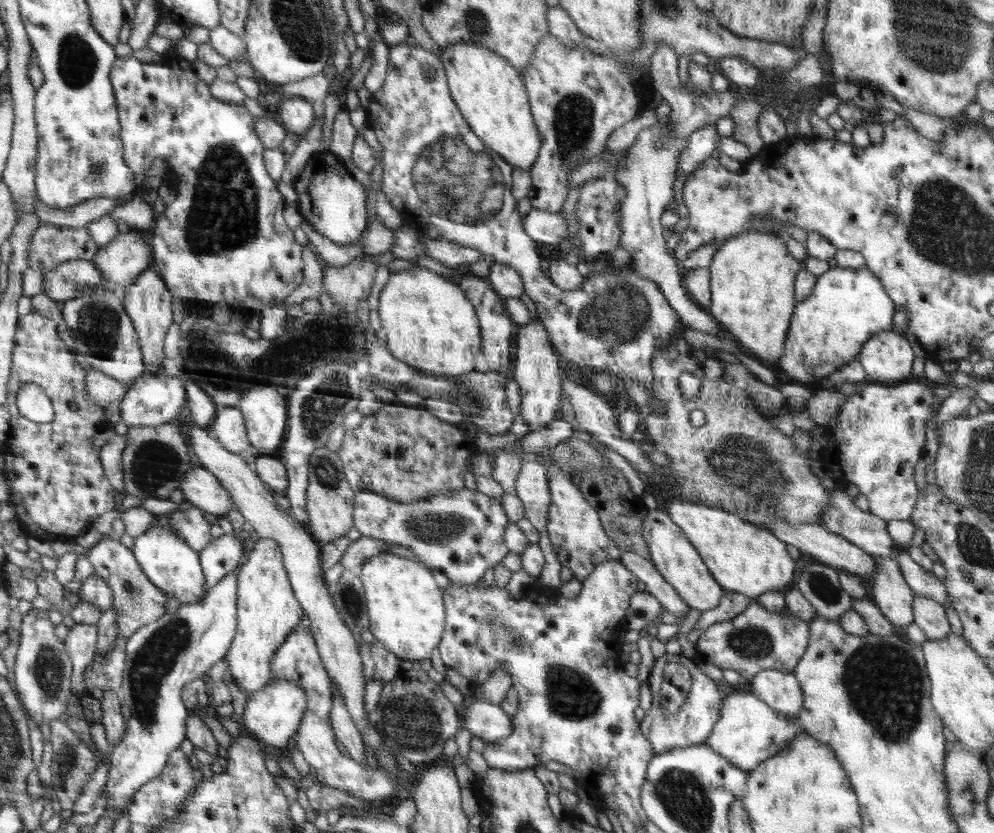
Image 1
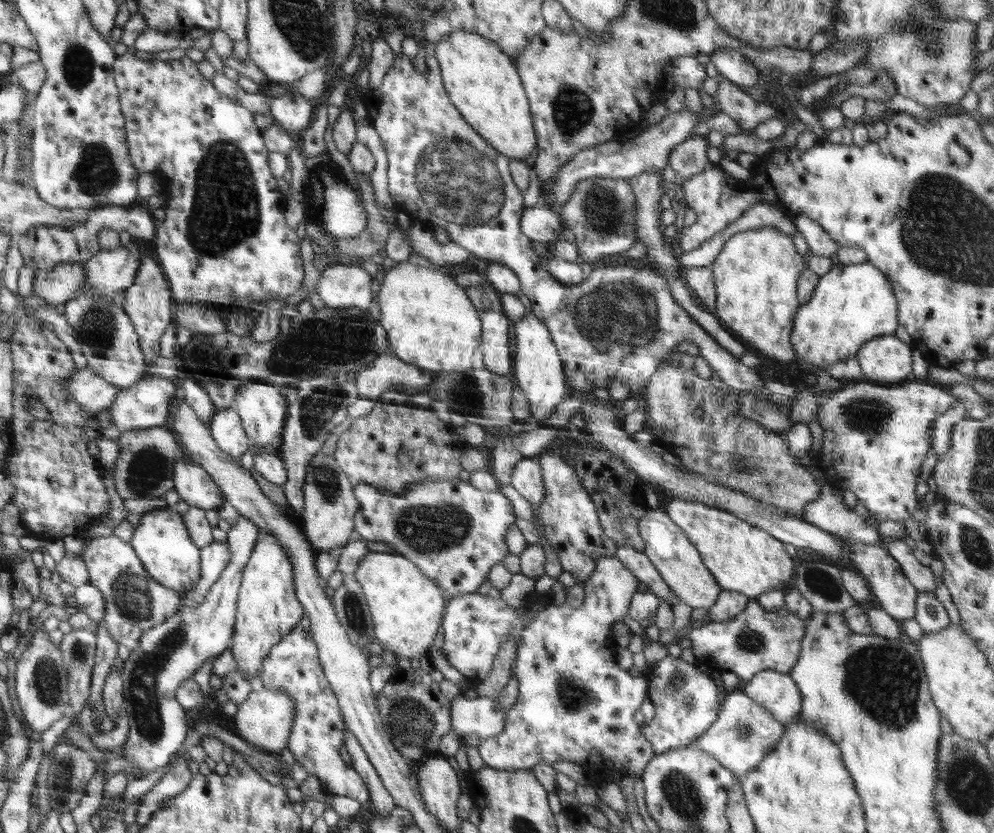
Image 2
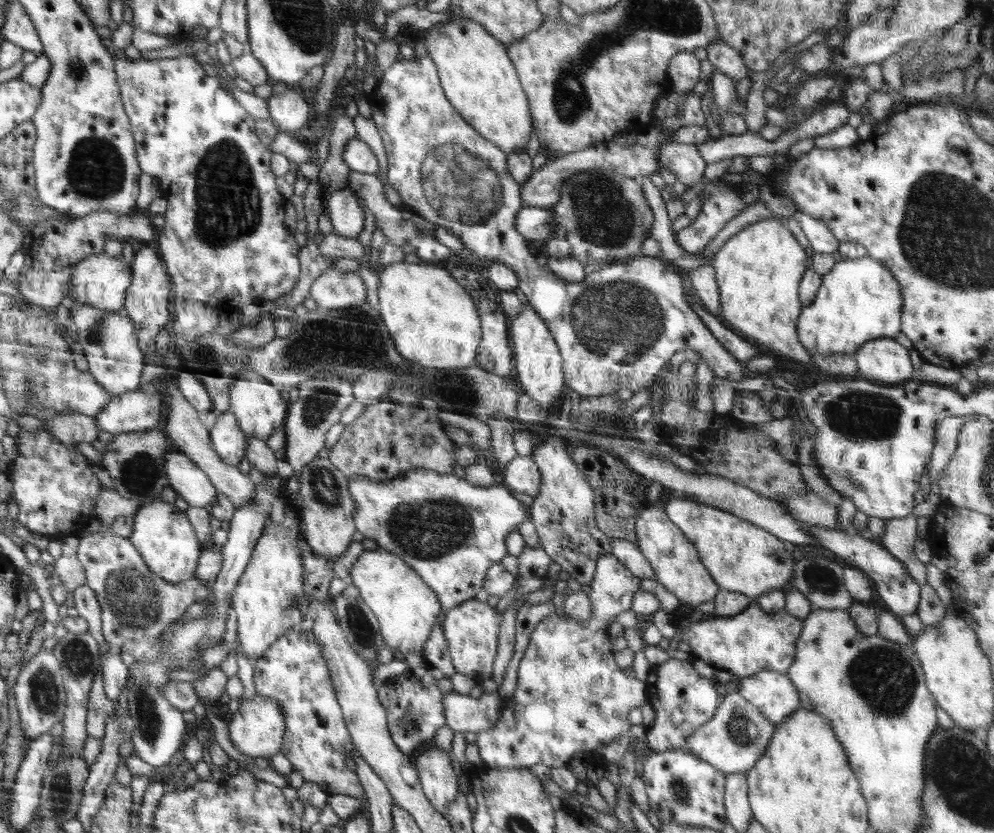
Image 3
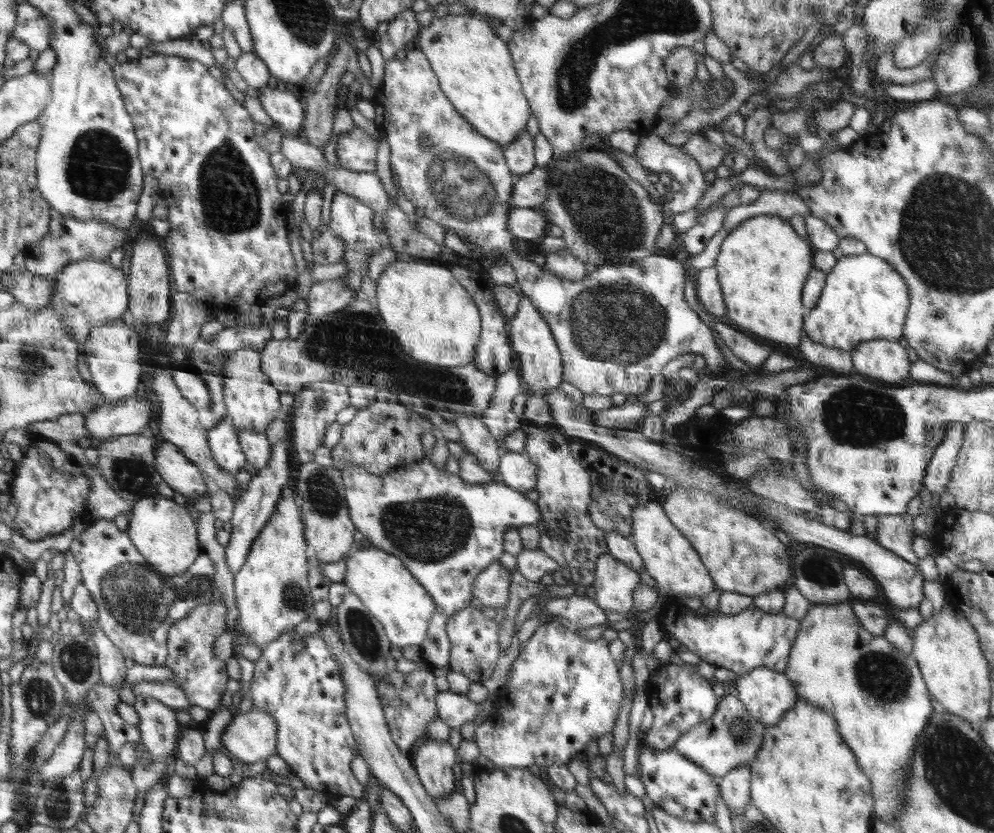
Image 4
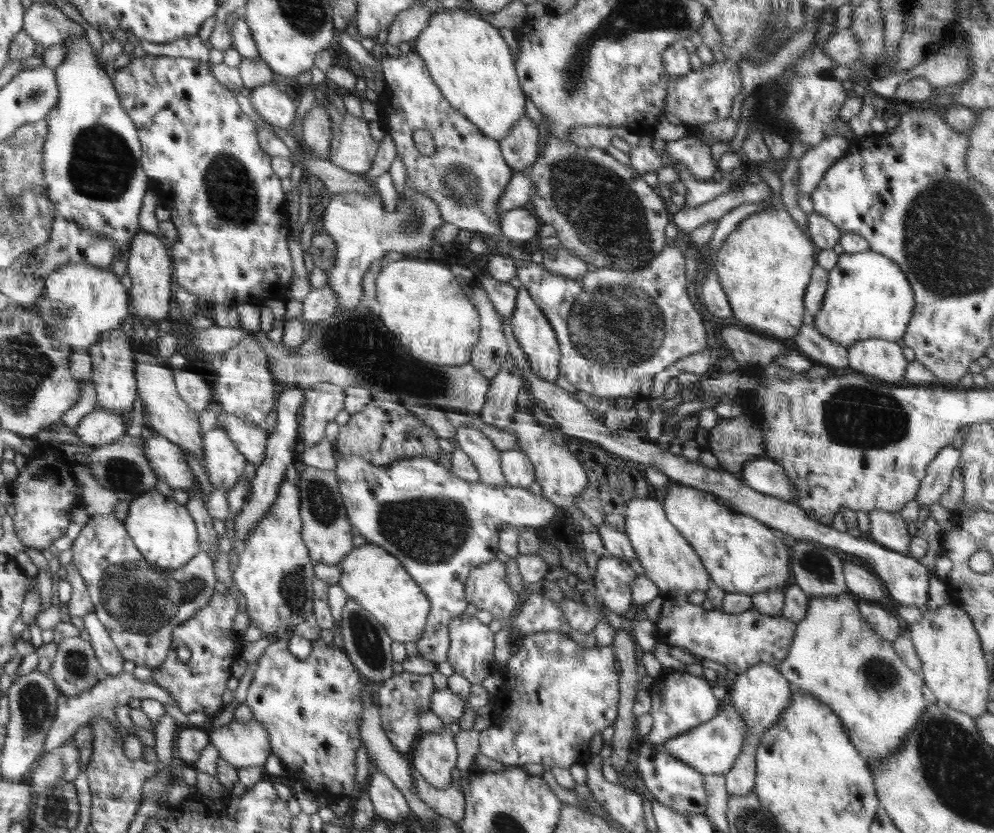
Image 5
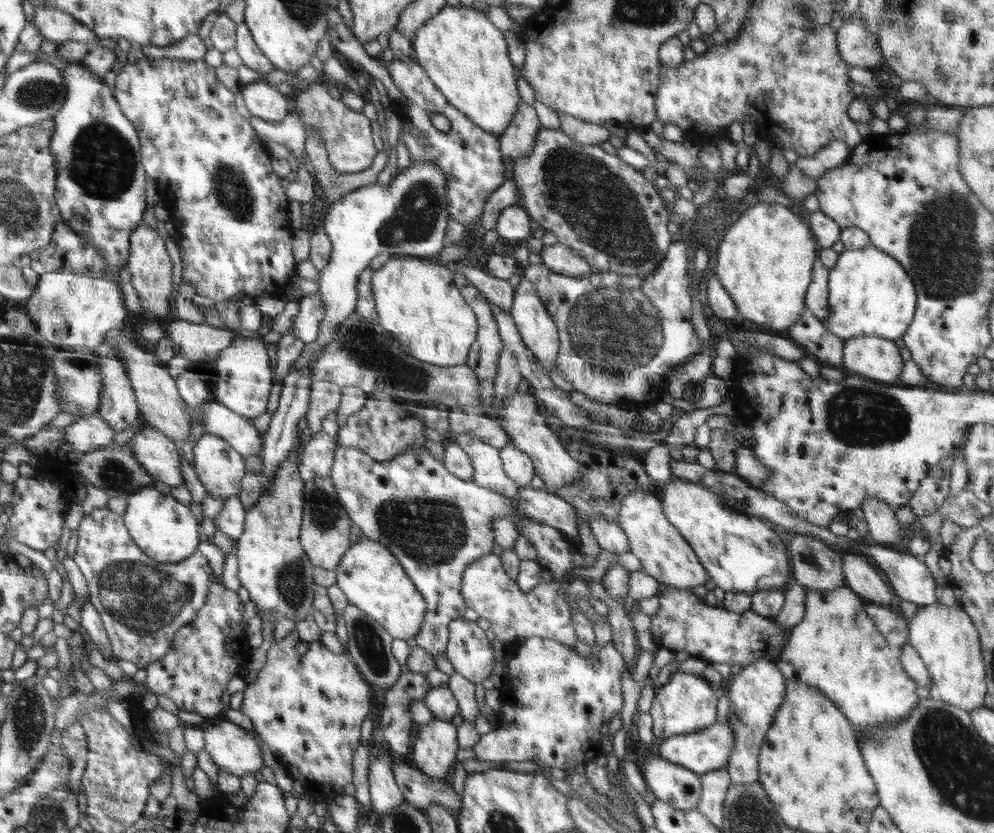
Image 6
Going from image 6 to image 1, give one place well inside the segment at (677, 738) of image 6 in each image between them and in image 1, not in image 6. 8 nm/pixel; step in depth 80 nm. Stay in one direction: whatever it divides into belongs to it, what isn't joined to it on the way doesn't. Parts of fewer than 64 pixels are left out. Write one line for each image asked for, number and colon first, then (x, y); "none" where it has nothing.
1: (748, 731)
2: (743, 733)
3: (733, 740)
4: (730, 738)
5: (711, 748)

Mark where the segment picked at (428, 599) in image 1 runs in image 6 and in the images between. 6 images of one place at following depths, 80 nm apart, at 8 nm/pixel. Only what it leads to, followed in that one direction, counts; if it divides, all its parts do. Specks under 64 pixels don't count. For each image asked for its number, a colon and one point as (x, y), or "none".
2: (406, 607)
3: (406, 608)
4: (393, 596)
5: (370, 575)
6: (371, 578)

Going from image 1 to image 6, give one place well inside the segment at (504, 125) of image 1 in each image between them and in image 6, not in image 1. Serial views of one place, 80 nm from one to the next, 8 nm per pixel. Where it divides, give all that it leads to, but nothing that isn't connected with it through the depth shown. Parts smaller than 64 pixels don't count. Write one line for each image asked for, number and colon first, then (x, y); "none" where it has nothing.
2: (482, 82)
3: (477, 76)
4: (474, 68)
5: (471, 64)
6: (466, 57)

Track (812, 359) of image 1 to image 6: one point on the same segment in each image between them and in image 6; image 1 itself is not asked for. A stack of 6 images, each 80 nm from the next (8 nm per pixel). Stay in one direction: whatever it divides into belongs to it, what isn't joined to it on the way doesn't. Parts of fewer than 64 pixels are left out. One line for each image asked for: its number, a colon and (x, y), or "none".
2: (852, 303)
3: (858, 300)
4: (863, 298)
5: (867, 295)
6: (870, 293)

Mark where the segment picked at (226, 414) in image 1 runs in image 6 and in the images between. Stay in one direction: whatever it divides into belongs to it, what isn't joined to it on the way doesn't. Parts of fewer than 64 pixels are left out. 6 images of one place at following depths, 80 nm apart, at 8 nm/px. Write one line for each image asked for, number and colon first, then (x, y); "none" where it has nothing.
2: (228, 431)
3: (229, 441)
4: (223, 438)
5: (223, 463)
6: (219, 468)

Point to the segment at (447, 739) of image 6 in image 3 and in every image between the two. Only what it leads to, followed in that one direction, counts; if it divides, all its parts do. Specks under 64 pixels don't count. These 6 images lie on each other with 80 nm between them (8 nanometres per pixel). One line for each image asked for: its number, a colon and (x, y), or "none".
3: (437, 778)
4: (433, 761)
5: (435, 756)

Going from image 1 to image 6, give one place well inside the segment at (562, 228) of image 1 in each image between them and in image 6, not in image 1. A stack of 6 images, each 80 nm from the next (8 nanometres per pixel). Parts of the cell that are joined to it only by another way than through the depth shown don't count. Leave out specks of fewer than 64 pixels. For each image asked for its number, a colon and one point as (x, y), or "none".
2: (541, 223)
3: (534, 223)
4: (529, 224)
5: (520, 223)
6: (513, 223)

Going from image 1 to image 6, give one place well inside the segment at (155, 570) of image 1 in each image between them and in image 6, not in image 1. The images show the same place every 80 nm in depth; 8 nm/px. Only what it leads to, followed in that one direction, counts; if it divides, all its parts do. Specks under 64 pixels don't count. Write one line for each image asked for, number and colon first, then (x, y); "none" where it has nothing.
2: (162, 542)
3: (164, 536)
4: (165, 533)
5: (164, 531)
6: (164, 529)

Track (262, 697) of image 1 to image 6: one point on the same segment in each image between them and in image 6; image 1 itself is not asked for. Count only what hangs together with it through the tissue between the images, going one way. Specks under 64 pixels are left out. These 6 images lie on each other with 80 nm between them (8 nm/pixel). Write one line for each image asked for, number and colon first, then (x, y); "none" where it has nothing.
2: (265, 719)
3: (257, 729)
4: (253, 735)
5: (243, 744)
6: (231, 747)

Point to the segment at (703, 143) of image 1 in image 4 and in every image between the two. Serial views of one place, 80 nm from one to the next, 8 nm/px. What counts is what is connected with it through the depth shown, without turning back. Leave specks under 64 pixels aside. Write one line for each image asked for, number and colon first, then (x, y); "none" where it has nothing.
2: (688, 158)
3: (684, 160)
4: (655, 155)

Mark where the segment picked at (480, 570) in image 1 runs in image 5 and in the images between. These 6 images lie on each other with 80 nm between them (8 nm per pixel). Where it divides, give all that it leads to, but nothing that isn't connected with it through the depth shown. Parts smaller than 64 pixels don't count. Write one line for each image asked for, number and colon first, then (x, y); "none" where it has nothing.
2: (454, 533)
3: (449, 532)
4: (445, 531)
5: (439, 527)

